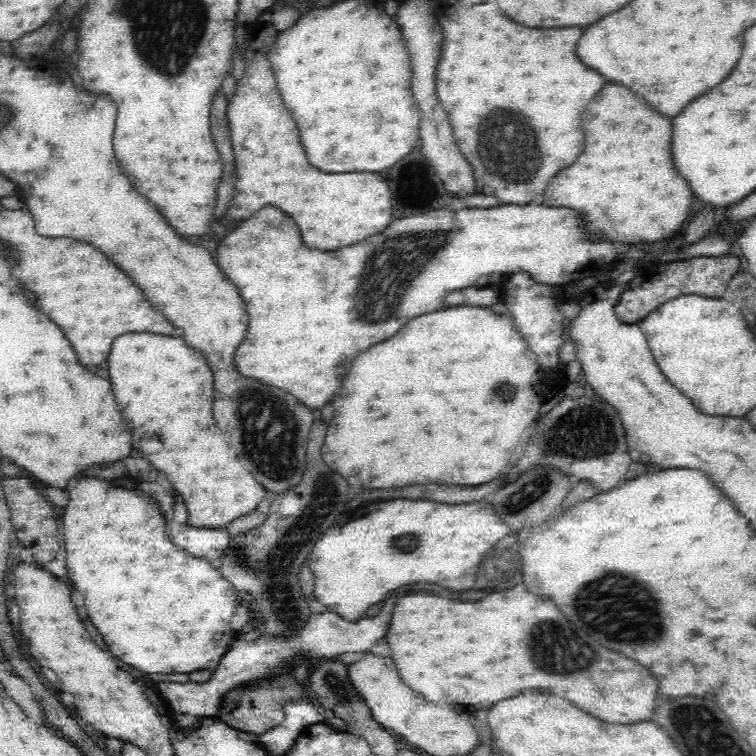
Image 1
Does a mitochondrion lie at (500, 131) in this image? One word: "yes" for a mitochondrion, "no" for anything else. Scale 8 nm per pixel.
yes

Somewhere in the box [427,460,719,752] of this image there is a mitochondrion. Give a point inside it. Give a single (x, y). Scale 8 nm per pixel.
(630, 609)

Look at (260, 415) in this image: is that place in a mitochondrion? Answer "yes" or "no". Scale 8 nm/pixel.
yes

